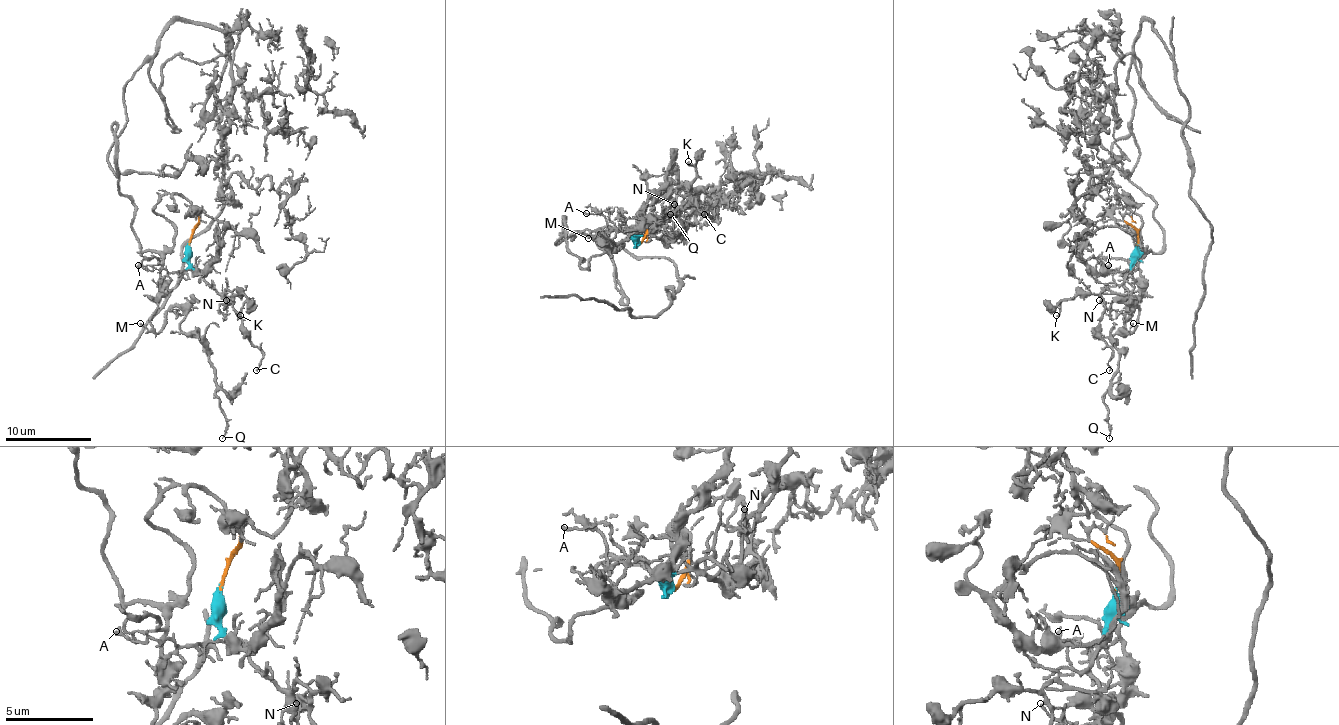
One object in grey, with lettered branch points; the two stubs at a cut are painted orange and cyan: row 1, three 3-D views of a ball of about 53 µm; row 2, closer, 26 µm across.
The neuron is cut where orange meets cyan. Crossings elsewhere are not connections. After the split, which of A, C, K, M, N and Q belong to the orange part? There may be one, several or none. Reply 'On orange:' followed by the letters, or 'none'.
On orange: M, Q

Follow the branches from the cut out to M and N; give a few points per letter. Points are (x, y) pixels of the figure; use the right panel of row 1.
M: (1138, 242), (1133, 229), (1112, 214), (1131, 201), (1123, 195), (1142, 225), (1140, 299), (1127, 331), (1133, 322)
N: (1138, 242), (1133, 264), (1125, 279), (1127, 292), (1101, 294), (1110, 305), (1105, 307), (1099, 301)

